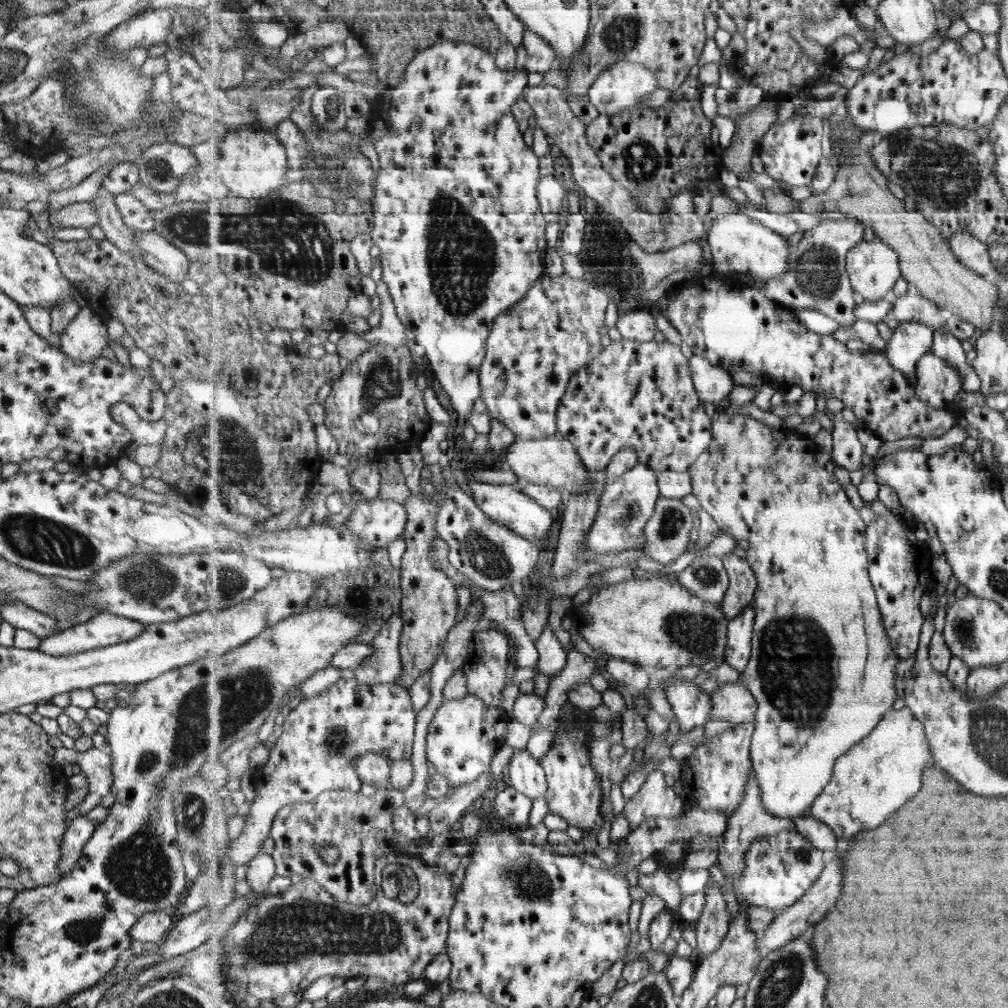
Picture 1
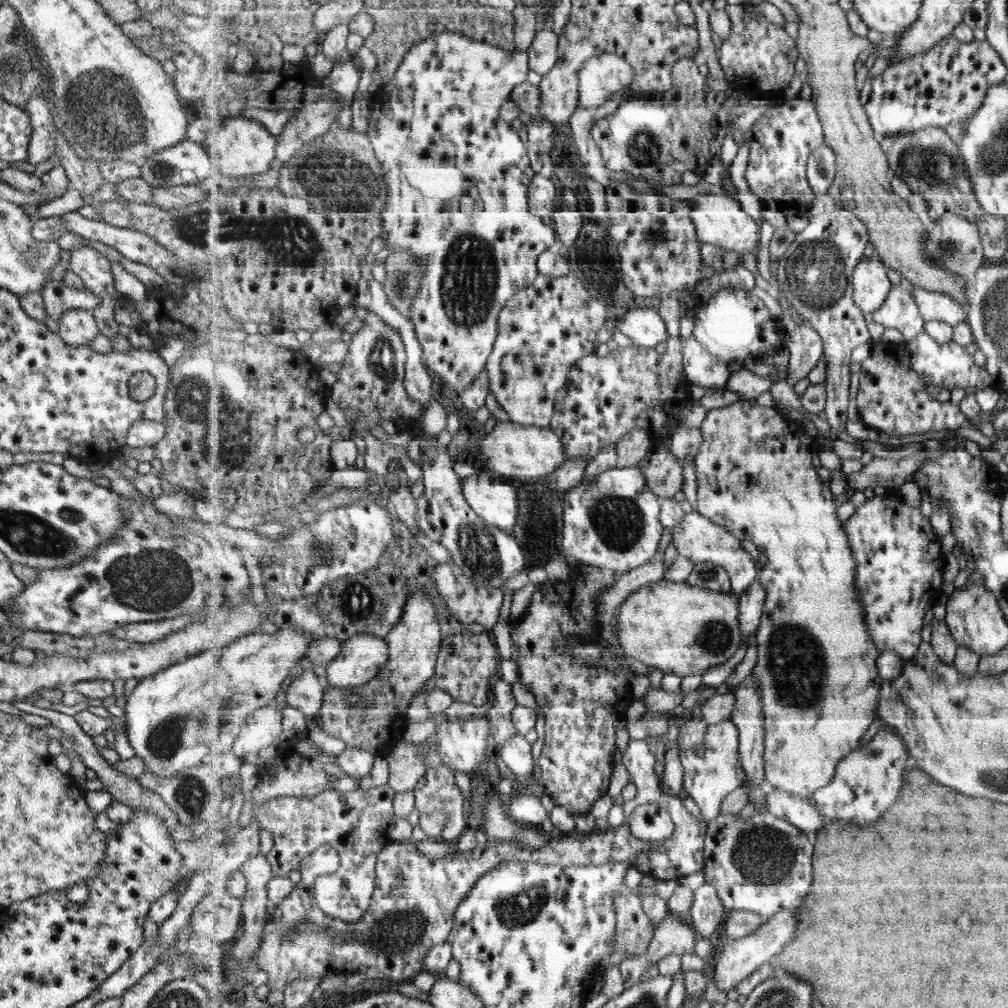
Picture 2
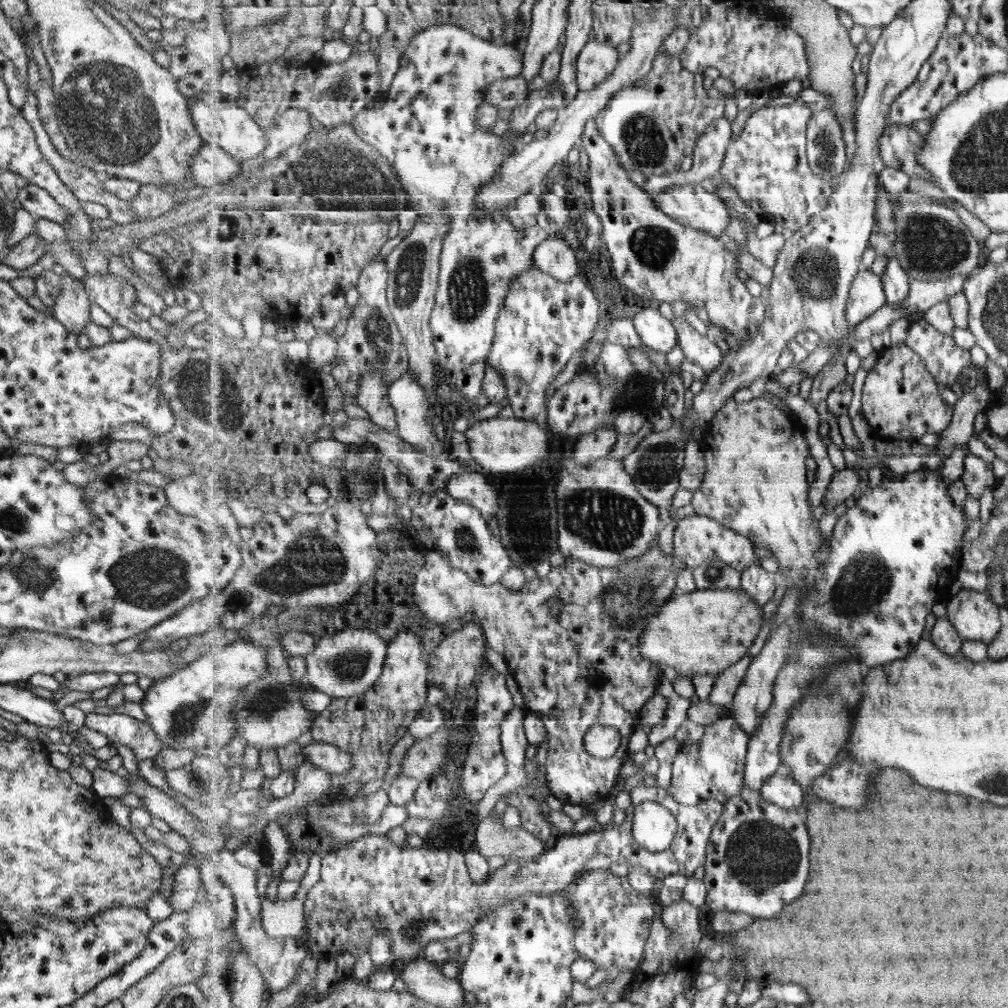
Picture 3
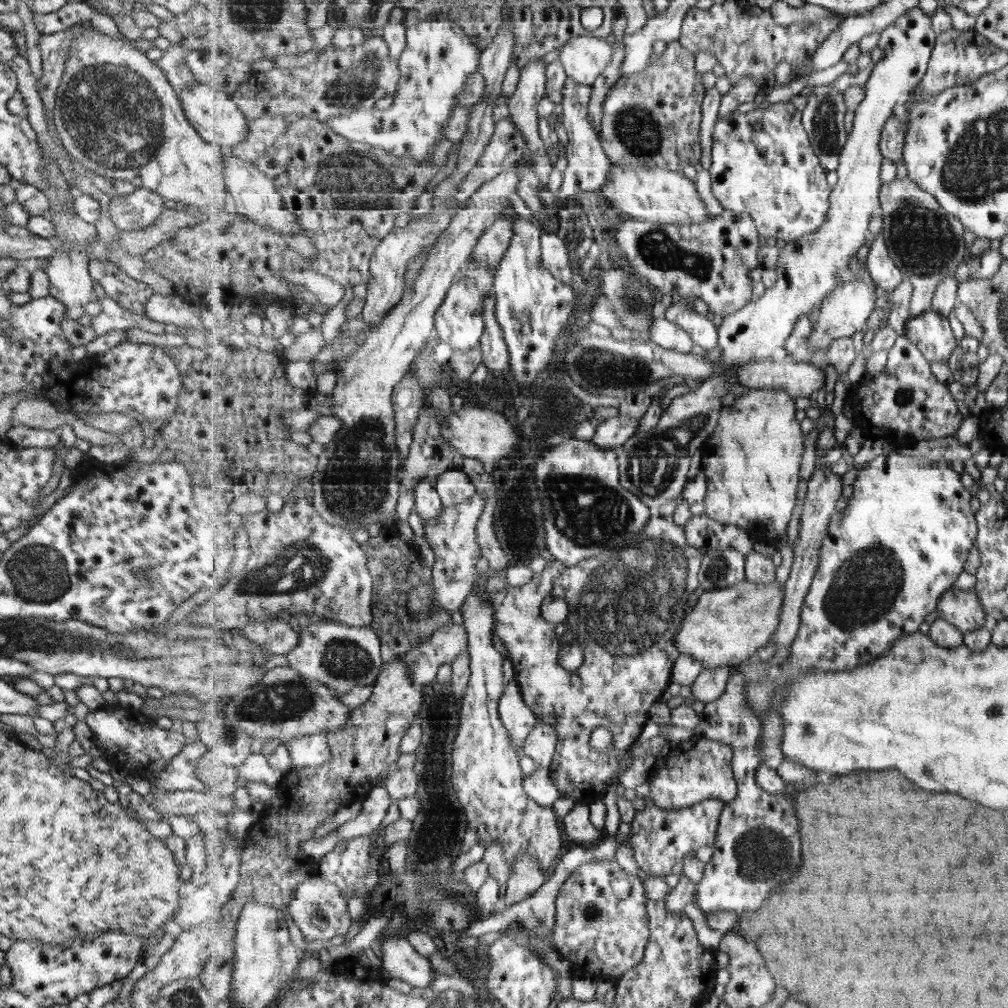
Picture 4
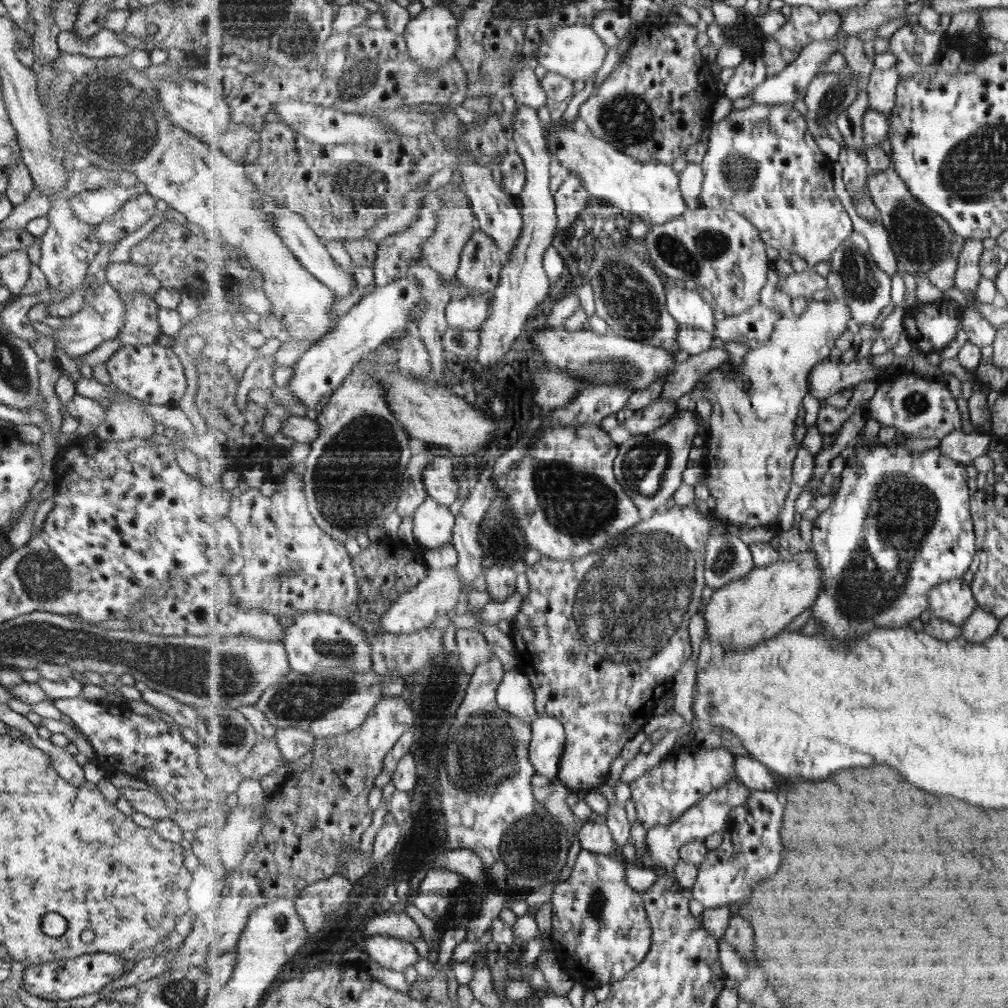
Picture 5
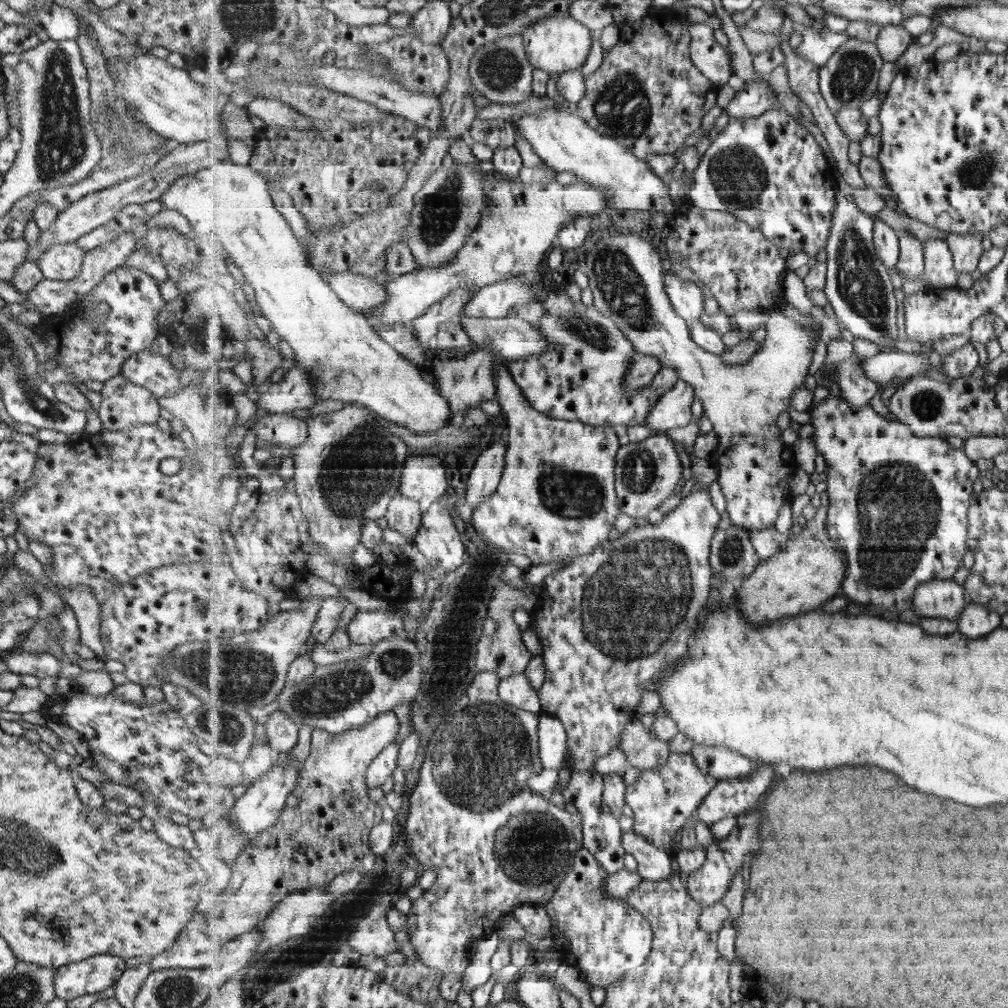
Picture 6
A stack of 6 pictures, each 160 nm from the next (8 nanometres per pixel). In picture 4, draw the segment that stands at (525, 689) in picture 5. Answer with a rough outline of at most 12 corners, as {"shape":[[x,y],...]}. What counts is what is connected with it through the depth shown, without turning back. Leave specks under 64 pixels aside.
{"shape":[[515,678],[498,707],[513,745],[523,749],[539,721]]}

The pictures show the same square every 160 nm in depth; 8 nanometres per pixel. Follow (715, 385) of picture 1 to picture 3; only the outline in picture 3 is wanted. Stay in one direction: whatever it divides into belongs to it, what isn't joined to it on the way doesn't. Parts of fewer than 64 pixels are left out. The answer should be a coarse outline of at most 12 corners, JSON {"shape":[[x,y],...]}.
{"shape":[[673,316],[678,344],[706,375],[724,361],[723,350],[685,318]]}

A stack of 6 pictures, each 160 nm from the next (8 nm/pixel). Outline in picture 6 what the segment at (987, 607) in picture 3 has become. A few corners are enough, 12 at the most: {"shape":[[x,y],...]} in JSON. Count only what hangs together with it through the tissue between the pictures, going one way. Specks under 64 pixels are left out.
{"shape":[[950,579],[920,584],[912,610],[957,621],[968,592]]}

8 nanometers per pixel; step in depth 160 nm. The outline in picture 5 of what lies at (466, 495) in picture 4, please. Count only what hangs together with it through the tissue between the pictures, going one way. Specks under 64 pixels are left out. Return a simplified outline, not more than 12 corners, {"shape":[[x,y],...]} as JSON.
{"shape":[[434,458],[424,470],[427,492],[437,504],[459,498],[453,464]]}

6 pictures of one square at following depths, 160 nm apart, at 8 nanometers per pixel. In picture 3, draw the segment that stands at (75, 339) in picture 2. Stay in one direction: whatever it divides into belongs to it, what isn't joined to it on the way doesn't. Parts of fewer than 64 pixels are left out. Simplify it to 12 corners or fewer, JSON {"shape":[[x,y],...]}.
{"shape":[[59,276],[53,318],[68,333],[80,334],[89,320],[83,283]]}

